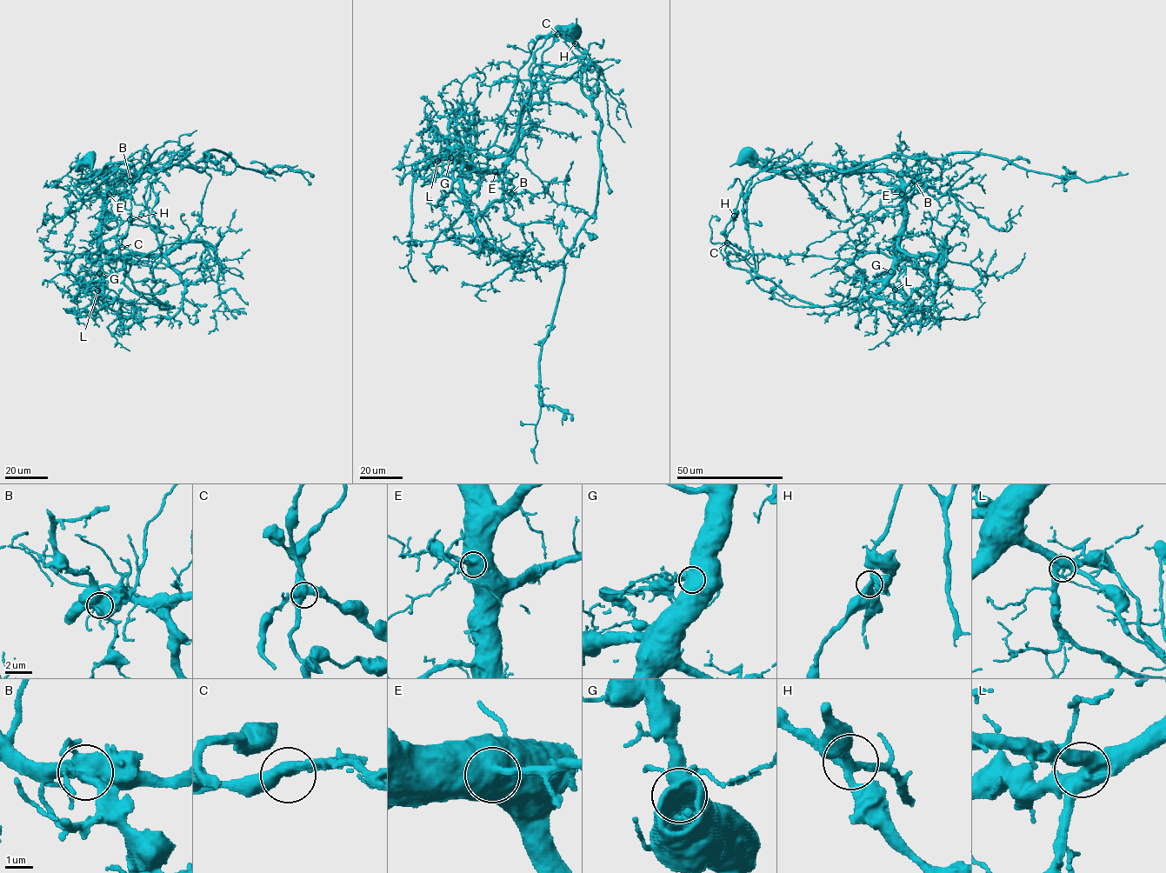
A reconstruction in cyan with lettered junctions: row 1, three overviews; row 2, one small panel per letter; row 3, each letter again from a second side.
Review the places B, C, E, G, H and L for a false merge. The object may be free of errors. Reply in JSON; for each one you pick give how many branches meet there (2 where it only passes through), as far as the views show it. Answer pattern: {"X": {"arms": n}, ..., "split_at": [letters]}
{"split_at": []}

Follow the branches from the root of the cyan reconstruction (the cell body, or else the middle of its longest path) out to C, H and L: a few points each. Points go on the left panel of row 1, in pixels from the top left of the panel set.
C: (89, 159), (83, 182), (110, 163), (155, 173), (152, 279), (123, 275), (116, 236), (129, 220), (122, 247)
H: (89, 159), (83, 182), (110, 163), (155, 173), (161, 260), (152, 279), (123, 275), (116, 236), (129, 219)
L: (89, 159), (80, 169), (80, 177), (100, 172), (106, 176), (100, 250), (101, 283), (97, 290)

